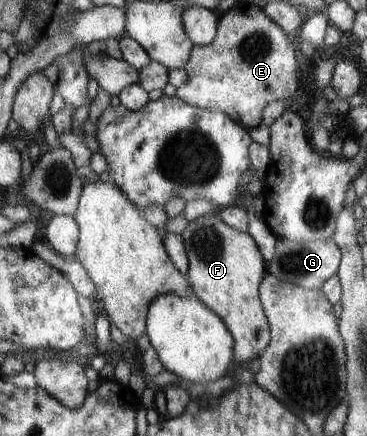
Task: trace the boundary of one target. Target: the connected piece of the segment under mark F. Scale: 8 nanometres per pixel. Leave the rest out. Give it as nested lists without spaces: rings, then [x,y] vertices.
[[[217,211],[192,221],[181,234],[189,262],[190,291],[222,319],[232,335],[237,362],[259,357],[271,332],[259,299],[259,284],[267,272],[265,260],[250,233],[230,228]]]

